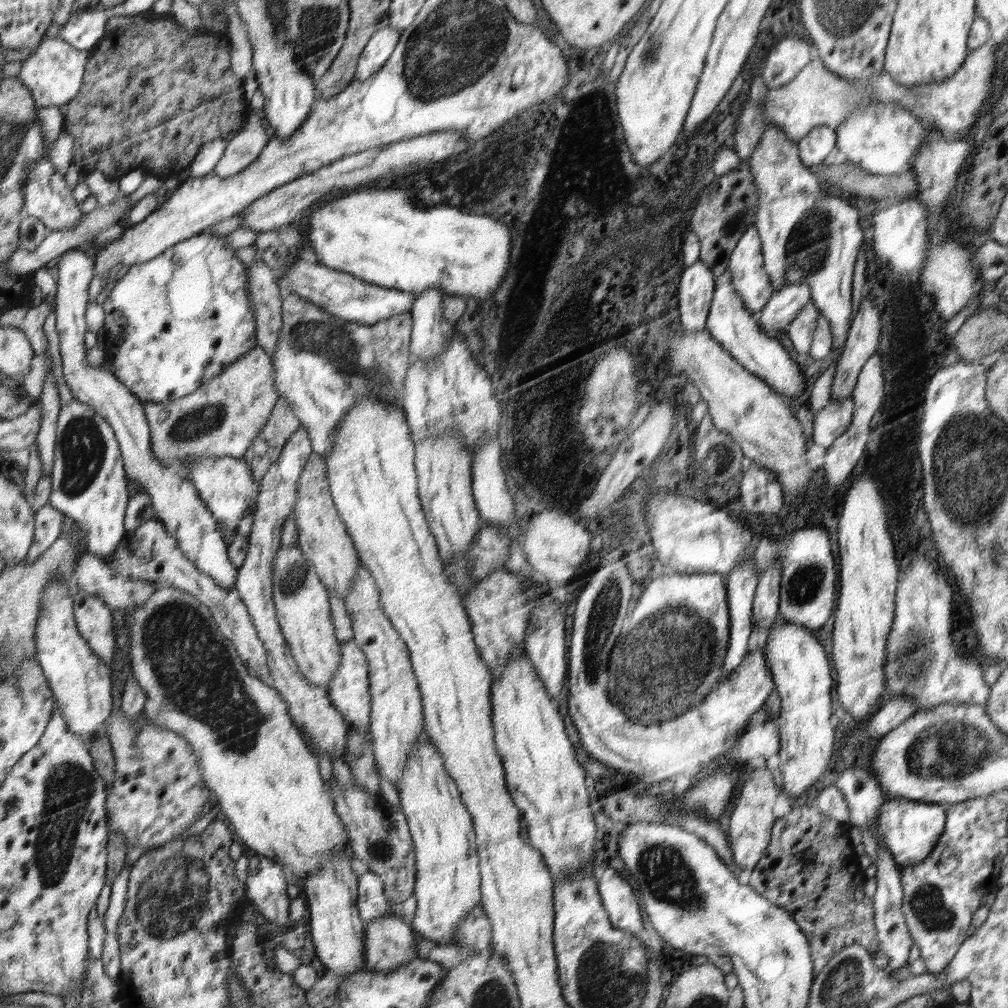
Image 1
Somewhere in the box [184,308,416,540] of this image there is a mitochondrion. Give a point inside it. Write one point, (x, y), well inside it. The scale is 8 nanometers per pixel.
(336, 344)

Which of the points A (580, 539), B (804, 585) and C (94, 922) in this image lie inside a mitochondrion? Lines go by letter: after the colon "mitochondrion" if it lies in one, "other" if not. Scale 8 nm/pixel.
A: other
B: mitochondrion
C: other

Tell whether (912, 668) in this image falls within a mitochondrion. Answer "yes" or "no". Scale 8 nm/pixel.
yes

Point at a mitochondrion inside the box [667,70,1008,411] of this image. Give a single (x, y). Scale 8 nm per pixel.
(810, 248)

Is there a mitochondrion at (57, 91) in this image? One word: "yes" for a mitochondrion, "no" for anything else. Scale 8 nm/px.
no

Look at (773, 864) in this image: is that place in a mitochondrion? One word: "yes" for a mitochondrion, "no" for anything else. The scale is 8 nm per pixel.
no

